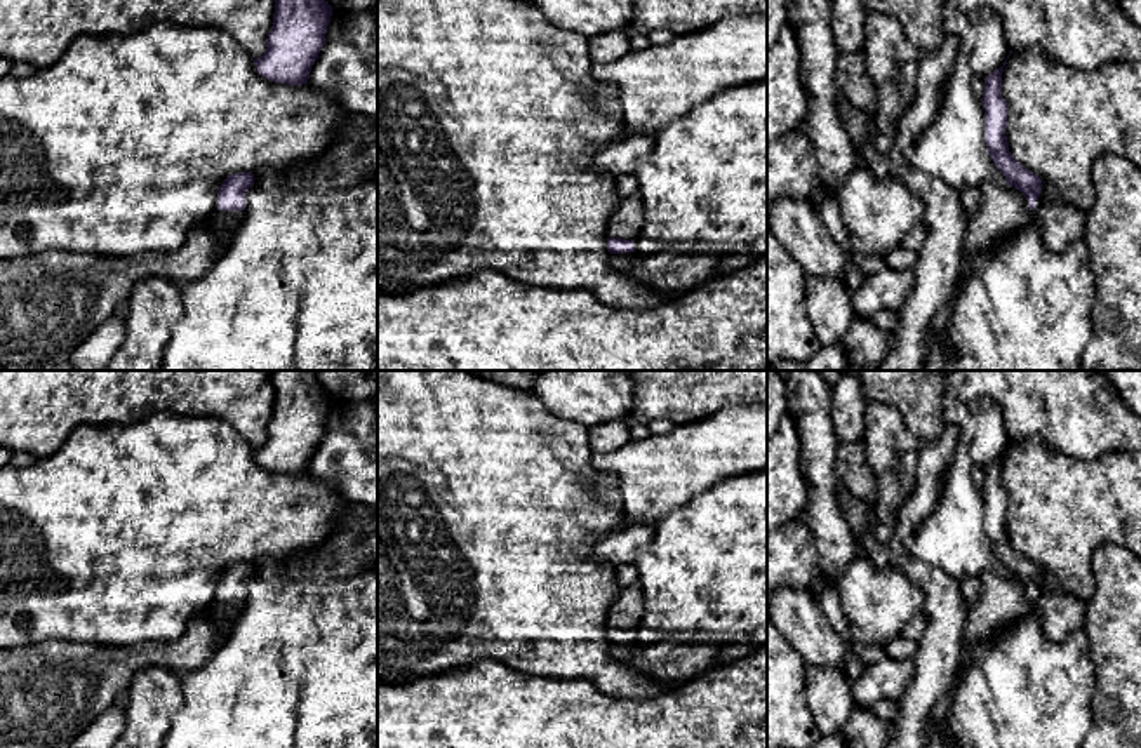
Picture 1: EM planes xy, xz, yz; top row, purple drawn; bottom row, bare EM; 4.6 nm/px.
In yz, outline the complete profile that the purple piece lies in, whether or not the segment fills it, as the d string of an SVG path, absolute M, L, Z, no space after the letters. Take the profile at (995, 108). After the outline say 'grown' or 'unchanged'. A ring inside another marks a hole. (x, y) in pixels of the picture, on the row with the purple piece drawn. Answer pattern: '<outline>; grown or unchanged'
M995 70L984 78L981 99L984 110L984 143L995 167L1005 176L1005 184L983 183L979 210L967 221L964 235L964 257L958 278L969 273L967 261L990 252L1005 237L1033 219L1042 179L1019 164L1009 151L1005 137L1009 108L1002 97L1002 71Z; grown

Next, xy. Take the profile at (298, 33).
M275 0L266 50L252 59L257 73L277 83L308 83L330 16L332 7L325 0Z; unchanged

